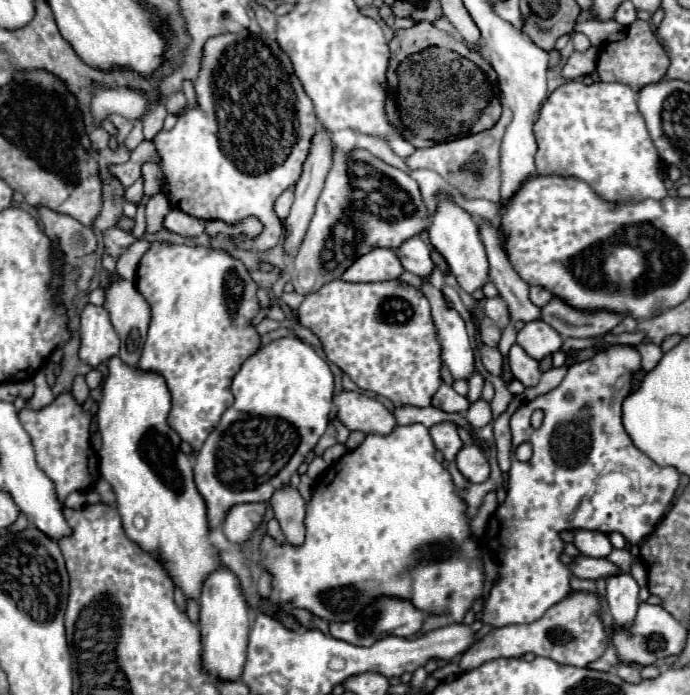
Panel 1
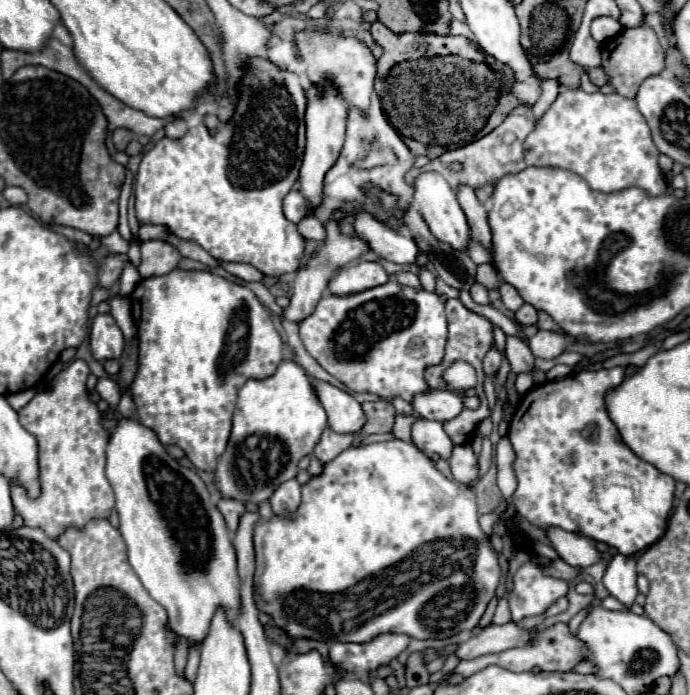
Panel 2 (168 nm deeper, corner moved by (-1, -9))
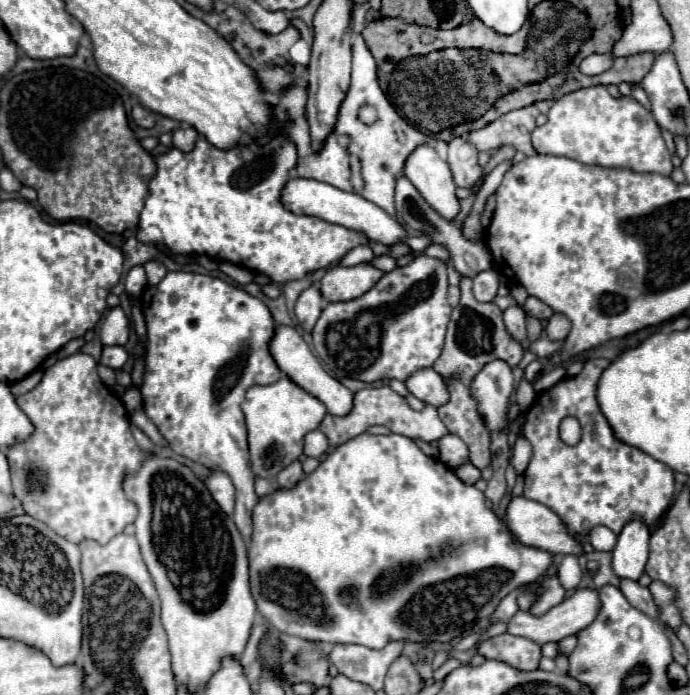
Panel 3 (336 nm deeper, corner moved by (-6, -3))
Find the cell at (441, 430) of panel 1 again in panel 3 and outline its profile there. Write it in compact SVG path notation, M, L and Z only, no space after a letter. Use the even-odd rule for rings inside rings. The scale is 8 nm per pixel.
M383 385L383 387L375 387L375 389L361 389L355 393L355 405L353 405L353 411L347 415L347 417L335 417L335 415L327 415L323 419L323 423L319 425L319 431L323 431L329 439L329 445L337 447L337 445L343 445L347 443L349 439L365 433L371 425L385 425L387 429L391 429L393 433L399 433L399 435L405 435L405 437L411 437L411 439L423 439L427 443L435 443L439 441L441 437L445 437L449 431L447 427L443 425L443 421L439 419L437 415L437 409L425 409L425 411L413 411L405 397L397 395L395 391L391 391L389 385Z

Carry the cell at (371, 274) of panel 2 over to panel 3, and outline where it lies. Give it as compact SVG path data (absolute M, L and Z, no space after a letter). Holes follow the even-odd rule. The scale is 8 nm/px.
M369 263L353 267L333 265L319 281L319 289L327 301L349 301L367 293L367 289L371 289L381 277L383 271Z

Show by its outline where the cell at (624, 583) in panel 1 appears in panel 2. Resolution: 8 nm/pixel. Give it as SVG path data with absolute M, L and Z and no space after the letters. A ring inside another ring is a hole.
M614 555L614 559L610 561L606 573L604 573L604 587L610 591L610 595L614 595L620 603L624 605L632 605L638 589L636 589L636 555Z

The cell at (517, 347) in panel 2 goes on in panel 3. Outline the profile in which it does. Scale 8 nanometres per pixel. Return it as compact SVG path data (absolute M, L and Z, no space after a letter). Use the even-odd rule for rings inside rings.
M519 305L509 307L503 313L503 317L505 317L505 327L507 327L509 335L515 341L519 341L523 347L527 347L529 341L527 341L527 331L525 331L525 313L523 313L523 309Z

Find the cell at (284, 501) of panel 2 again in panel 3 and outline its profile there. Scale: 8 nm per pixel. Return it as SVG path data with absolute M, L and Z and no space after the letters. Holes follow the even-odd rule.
M293 461L287 469L283 469L283 473L279 473L277 485L279 485L279 489L291 489L291 487L295 487L301 479L303 479L301 463L299 463L299 461Z

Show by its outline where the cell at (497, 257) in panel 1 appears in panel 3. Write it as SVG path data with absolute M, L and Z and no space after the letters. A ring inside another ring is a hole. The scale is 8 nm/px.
M453 139L449 143L449 159L447 159L453 179L457 187L469 189L481 179L481 167L477 163L477 149L469 145L465 139Z

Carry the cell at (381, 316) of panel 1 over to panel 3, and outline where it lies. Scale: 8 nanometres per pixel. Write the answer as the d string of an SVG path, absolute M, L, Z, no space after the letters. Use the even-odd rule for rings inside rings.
M417 255L409 265L385 273L373 289L351 301L327 303L313 327L313 345L321 361L337 377L351 377L363 383L399 379L407 381L419 369L431 367L443 351L445 331L451 319L451 305L447 303L447 265L443 261Z

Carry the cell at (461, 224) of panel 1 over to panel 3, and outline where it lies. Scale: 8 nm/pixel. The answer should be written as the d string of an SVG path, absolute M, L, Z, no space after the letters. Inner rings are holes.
M427 145L415 149L407 159L403 173L443 219L449 223L455 221L461 211L461 203L455 195L457 185L453 183L449 165L435 153L435 149Z

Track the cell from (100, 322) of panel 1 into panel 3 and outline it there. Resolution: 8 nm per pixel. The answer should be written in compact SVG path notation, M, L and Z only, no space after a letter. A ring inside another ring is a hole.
M121 307L109 309L101 325L101 343L103 345L125 345L129 339L129 321Z

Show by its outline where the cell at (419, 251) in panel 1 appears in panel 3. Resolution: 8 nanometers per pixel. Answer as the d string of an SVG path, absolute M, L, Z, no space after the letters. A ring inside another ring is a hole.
M293 177L283 193L281 193L281 201L285 205L285 209L297 213L297 215L311 215L311 217L319 217L327 223L333 225L341 225L347 227L351 231L363 233L371 243L381 243L381 245L395 245L395 243L405 243L409 239L407 229L389 213L385 213L381 207L377 207L375 203L363 199L357 193L347 193L341 191L329 183L321 183L315 179L301 179L301 177Z

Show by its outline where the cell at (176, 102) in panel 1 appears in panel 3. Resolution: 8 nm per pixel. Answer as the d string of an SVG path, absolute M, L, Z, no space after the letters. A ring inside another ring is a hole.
M191 125L179 127L179 129L173 131L173 147L183 149L183 151L191 151L197 135L199 135L199 133L197 133L195 127L191 127Z

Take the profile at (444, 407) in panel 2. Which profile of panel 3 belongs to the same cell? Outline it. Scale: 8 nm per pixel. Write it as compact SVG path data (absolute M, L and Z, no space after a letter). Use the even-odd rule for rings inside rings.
M431 367L413 373L405 381L405 385L407 385L409 393L413 393L417 399L421 399L427 405L441 407L449 401L449 391L447 391L443 377L439 373L435 373Z

